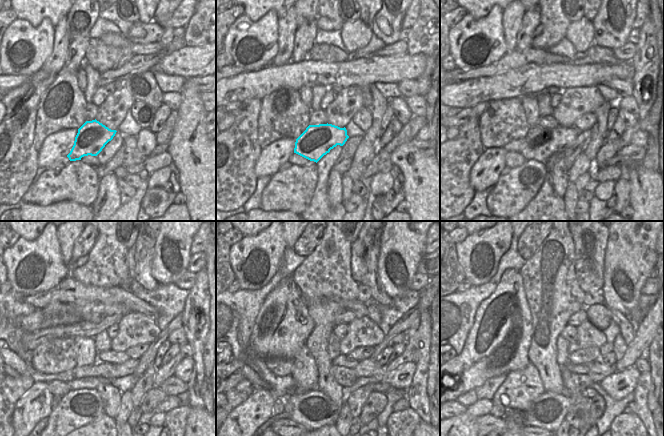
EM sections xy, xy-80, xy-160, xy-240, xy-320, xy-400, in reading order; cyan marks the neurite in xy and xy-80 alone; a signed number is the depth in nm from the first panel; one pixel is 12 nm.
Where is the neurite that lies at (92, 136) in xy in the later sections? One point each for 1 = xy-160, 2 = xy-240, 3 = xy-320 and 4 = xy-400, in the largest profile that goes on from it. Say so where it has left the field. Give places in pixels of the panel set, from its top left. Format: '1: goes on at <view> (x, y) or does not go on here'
1: goes on at xy-160 (540, 143)
2: goes on at xy-240 (100, 369)
3: goes on at xy-320 (345, 377)
4: goes on at xy-400 (598, 371)

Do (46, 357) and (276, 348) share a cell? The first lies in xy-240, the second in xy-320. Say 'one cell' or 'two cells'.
two cells

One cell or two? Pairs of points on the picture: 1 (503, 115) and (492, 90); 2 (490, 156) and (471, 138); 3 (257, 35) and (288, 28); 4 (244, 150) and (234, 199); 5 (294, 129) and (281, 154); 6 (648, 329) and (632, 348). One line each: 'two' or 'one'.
1: two
2: two
3: two
4: one
5: two
6: one

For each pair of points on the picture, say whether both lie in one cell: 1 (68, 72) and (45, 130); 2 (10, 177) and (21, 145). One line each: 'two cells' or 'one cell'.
1: one cell
2: one cell

